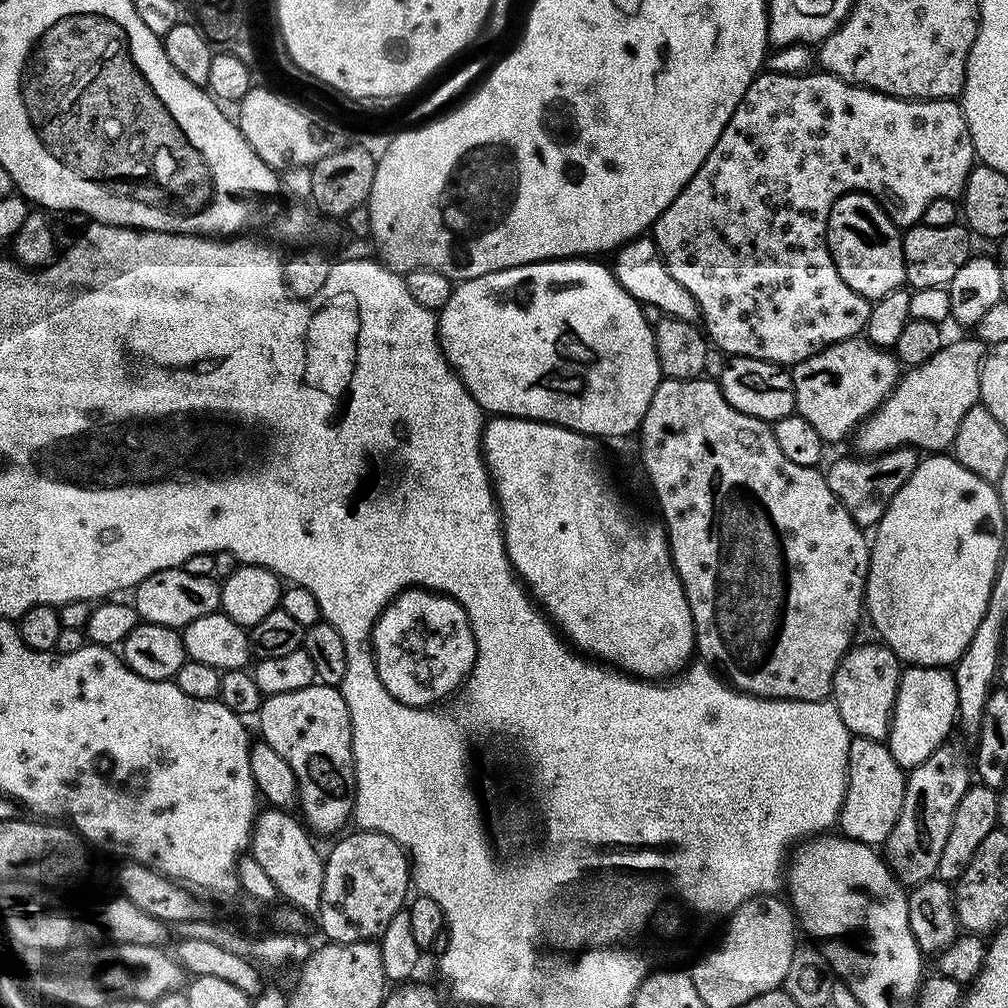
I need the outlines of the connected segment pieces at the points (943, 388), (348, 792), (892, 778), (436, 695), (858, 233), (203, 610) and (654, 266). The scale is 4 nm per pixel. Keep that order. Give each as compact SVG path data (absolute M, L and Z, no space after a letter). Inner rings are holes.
M975 338L956 340L945 343L943 348L930 358L930 362L919 364L917 368L908 368L896 382L896 388L883 400L876 411L856 429L854 441L855 451L865 458L889 452L895 448L910 447L923 450L928 454L940 454L951 449L958 434L958 426L962 418L966 418L966 410L975 406L980 398L980 368L984 364L986 345Z
M317 682L306 686L306 690L265 696L259 720L263 743L278 750L290 762L290 770L294 770L298 812L303 823L313 833L321 832L324 836L343 833L344 823L354 816L356 763L350 710L339 687Z
M857 736L850 742L848 785L844 805L840 808L838 828L847 839L873 846L883 845L894 830L894 822L902 810L906 772L891 757L887 743Z
M405 588L404 591L398 593L396 597L389 602L382 610L382 614L376 619L376 625L372 627L372 657L376 663L376 673L378 674L382 686L386 686L386 690L390 690L390 694L398 702L402 702L411 708L426 708L436 706L439 700L444 700L456 687L463 685L473 674L473 668L476 665L476 639L472 634L470 624L464 624L464 612L460 612L460 608L456 608L456 604L448 604L448 597L442 600L436 600L436 596L430 595L426 590L418 590L417 588Z
M845 192L832 203L824 223L828 252L838 274L855 293L870 302L881 300L886 294L903 287L907 281L904 261L900 257L903 253L903 233L880 204L881 201L871 193Z
M184 566L167 568L150 574L150 578L136 585L134 607L141 621L182 630L198 618L220 611L220 584L208 576L199 576L196 572L187 572L188 570Z
M637 238L623 244L616 249L614 259L610 267L616 280L628 291L641 305L649 309L657 308L657 313L683 320L693 322L700 320L700 307L694 302L690 295L690 290L686 286L681 286L679 282L672 277L670 270L664 265L664 260L656 248L656 241L651 238ZM649 304L649 305L648 305Z

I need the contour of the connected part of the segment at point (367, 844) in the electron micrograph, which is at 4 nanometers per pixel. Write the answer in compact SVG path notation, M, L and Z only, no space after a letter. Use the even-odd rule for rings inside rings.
M355 831L341 835L335 841L337 844L326 852L324 861L322 902L318 919L320 928L324 931L323 939L333 944L350 944L359 940L375 941L386 930L390 918L394 918L394 914L401 912L409 903L408 888L410 892L413 887L410 857L397 840L381 832Z

